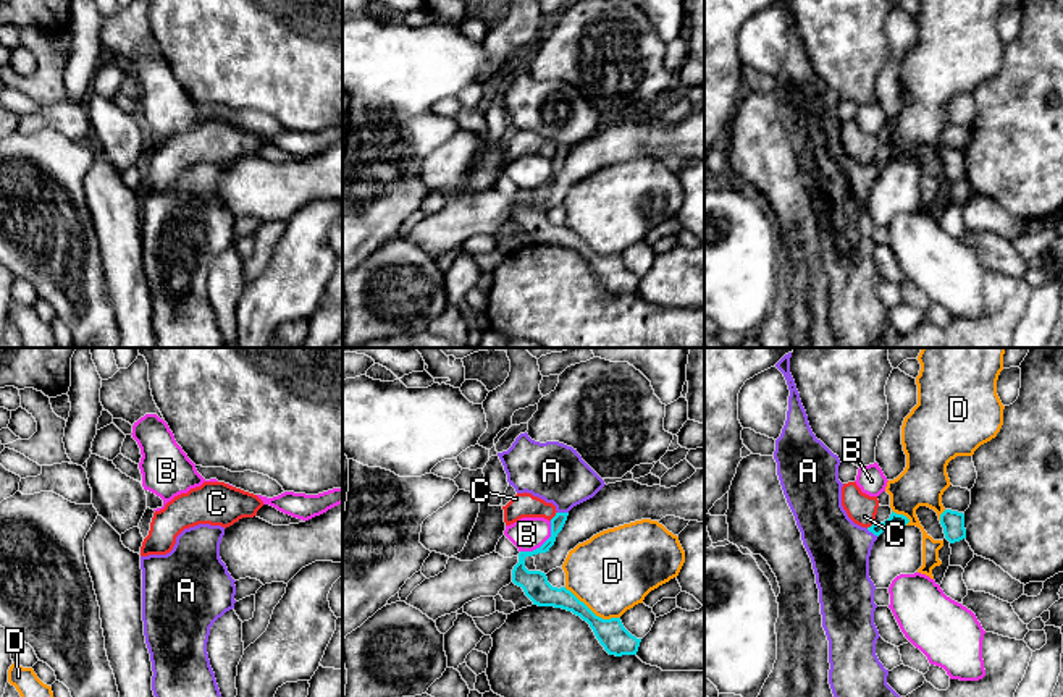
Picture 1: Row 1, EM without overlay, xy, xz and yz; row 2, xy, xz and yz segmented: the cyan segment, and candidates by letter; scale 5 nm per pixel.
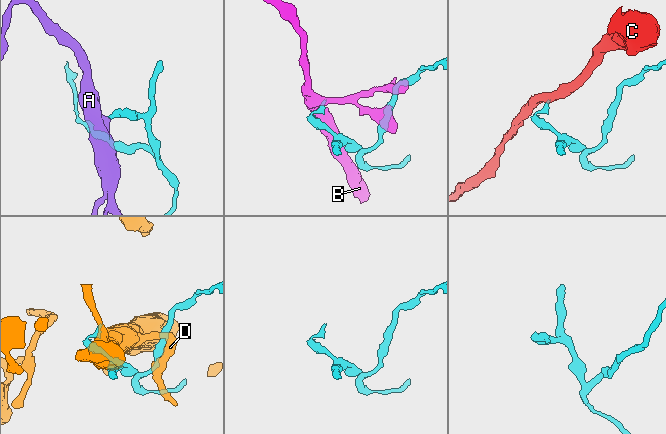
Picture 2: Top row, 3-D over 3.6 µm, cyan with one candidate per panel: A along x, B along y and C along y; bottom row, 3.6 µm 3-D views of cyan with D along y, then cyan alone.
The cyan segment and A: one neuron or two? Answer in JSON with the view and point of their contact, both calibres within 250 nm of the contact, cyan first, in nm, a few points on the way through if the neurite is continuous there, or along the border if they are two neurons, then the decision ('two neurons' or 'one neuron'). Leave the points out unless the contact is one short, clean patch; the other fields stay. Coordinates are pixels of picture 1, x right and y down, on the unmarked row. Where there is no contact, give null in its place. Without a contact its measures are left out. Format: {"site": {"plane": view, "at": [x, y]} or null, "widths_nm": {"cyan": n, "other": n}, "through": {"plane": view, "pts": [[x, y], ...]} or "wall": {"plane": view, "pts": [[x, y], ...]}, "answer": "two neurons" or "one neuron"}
{"site": {"plane": "xz", "at": [563, 151]}, "widths_nm": {"cyan": 70, "other": 300}, "through": {"plane": "xz", "pts": [[558, 159], [563, 151], [563, 120], [551, 109]]}, "answer": "one neuron"}

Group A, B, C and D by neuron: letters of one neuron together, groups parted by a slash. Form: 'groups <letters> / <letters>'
groups A / B / C / D

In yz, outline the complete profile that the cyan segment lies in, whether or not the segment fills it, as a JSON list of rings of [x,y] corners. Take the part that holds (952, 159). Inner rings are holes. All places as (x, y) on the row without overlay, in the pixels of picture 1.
[[[945,147],[940,152],[940,162],[943,165],[945,176],[950,181],[966,176],[964,152],[952,147]]]

